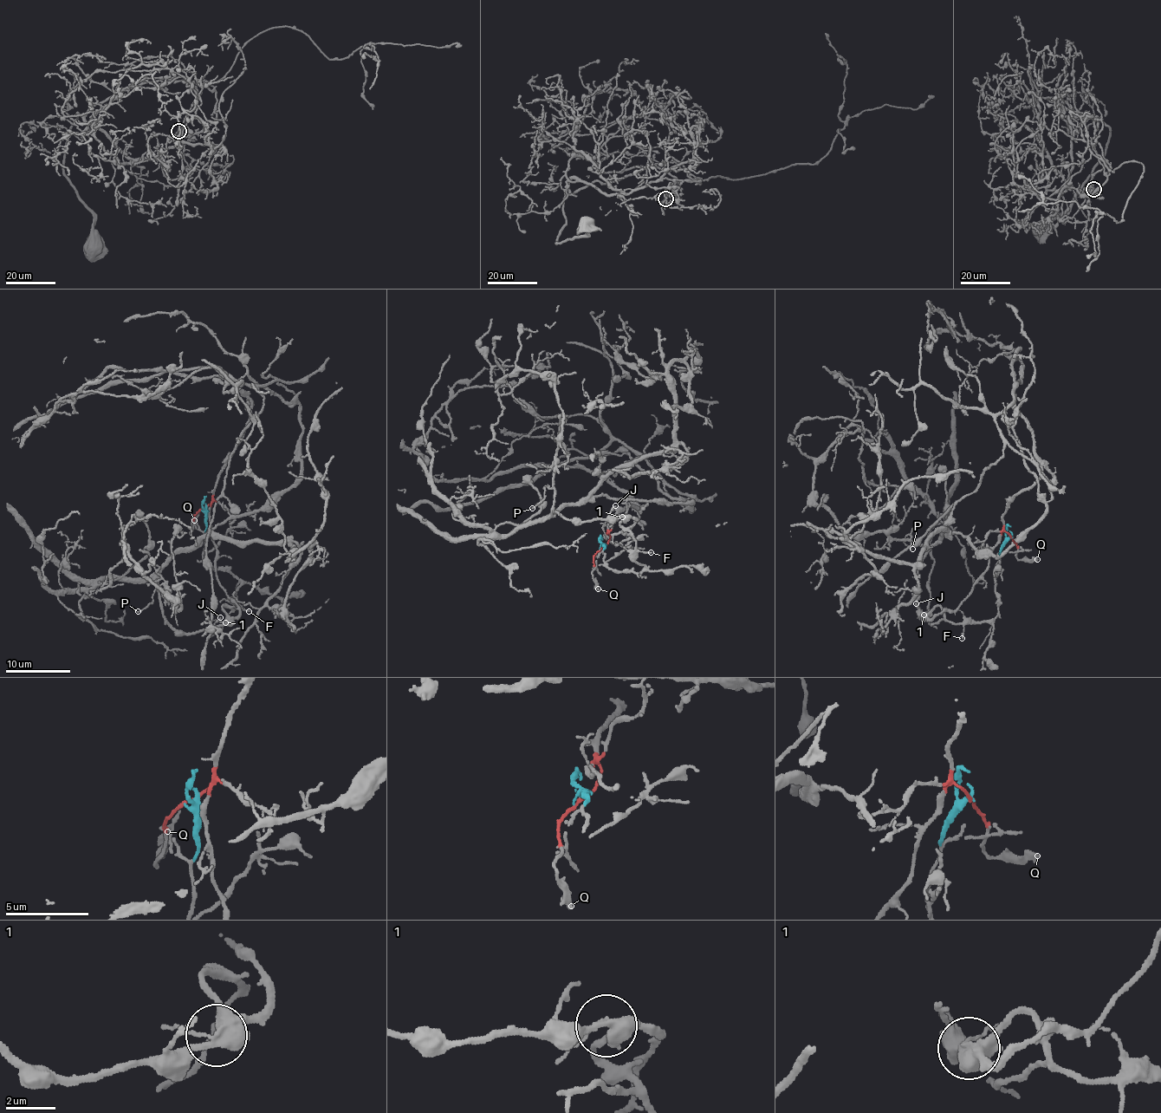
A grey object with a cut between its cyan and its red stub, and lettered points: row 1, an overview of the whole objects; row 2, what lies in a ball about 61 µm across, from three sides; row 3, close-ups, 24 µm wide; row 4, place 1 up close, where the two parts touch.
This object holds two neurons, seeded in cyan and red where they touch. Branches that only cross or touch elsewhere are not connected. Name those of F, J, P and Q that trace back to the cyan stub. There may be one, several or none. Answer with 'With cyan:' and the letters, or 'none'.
With cyan: F, J, P

